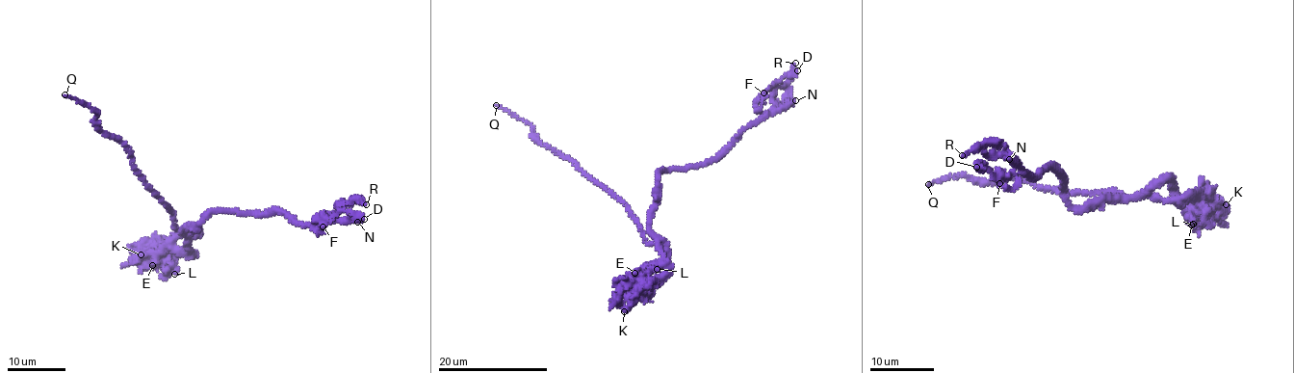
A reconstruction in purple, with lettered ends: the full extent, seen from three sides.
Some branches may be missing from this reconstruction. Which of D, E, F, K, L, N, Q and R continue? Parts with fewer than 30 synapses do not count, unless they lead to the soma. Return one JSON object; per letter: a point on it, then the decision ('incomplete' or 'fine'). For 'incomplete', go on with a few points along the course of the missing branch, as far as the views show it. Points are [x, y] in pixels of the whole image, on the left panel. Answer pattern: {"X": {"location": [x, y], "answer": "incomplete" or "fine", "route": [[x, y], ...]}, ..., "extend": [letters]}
{"D": {"location": [364, 219], "answer": "fine"}, "E": {"location": [152, 265], "answer": "fine"}, "F": {"location": [323, 226], "answer": "fine"}, "K": {"location": [141, 254], "answer": "fine"}, "L": {"location": [174, 274], "answer": "fine"}, "N": {"location": [357, 222], "answer": "fine"}, "Q": {"location": [64, 94], "answer": "incomplete", "route": [[64, 94], [48, 90], [36, 69], [24, 63], [21, 48]]}, "R": {"location": [366, 204], "answer": "fine"}, "extend": ["Q"]}

